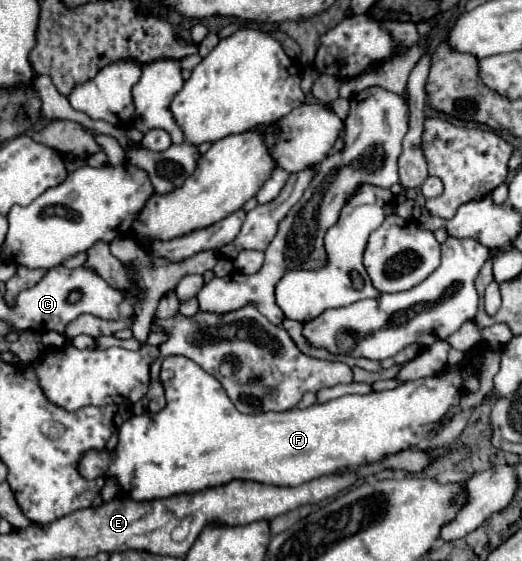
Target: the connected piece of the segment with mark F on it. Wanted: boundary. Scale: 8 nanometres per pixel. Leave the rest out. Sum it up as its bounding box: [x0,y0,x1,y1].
[77,353,483,501]

